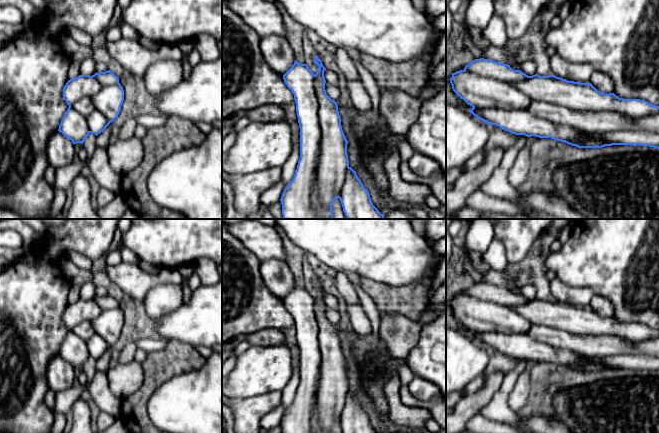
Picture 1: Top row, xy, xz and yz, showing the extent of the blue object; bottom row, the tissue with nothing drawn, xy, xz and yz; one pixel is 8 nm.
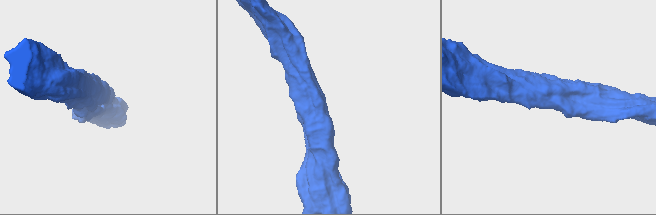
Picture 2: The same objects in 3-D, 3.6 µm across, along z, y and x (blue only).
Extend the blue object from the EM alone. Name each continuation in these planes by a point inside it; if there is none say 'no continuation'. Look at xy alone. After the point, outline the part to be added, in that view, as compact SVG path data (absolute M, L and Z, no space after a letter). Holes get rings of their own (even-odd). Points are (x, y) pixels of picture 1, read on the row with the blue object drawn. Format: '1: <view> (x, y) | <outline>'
no continuation

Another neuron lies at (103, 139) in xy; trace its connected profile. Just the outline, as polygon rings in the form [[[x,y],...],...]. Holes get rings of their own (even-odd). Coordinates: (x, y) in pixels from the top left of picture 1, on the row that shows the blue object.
[[[109,124],[103,132],[97,135],[96,147],[106,149],[110,143],[111,138],[110,138],[110,124]]]

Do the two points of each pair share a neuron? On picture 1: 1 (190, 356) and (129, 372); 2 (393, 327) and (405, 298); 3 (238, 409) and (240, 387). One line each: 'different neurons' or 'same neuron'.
1: different neurons
2: different neurons
3: different neurons

